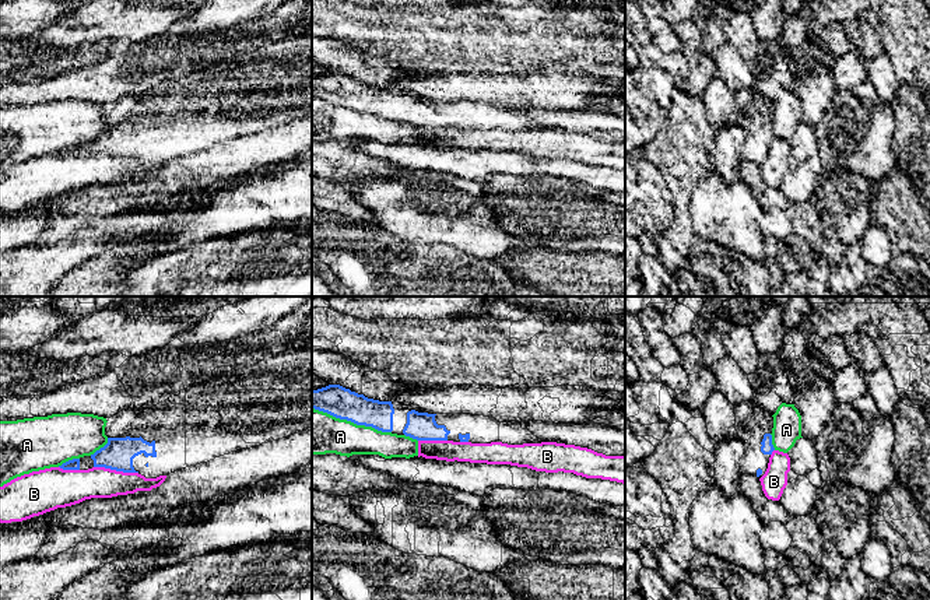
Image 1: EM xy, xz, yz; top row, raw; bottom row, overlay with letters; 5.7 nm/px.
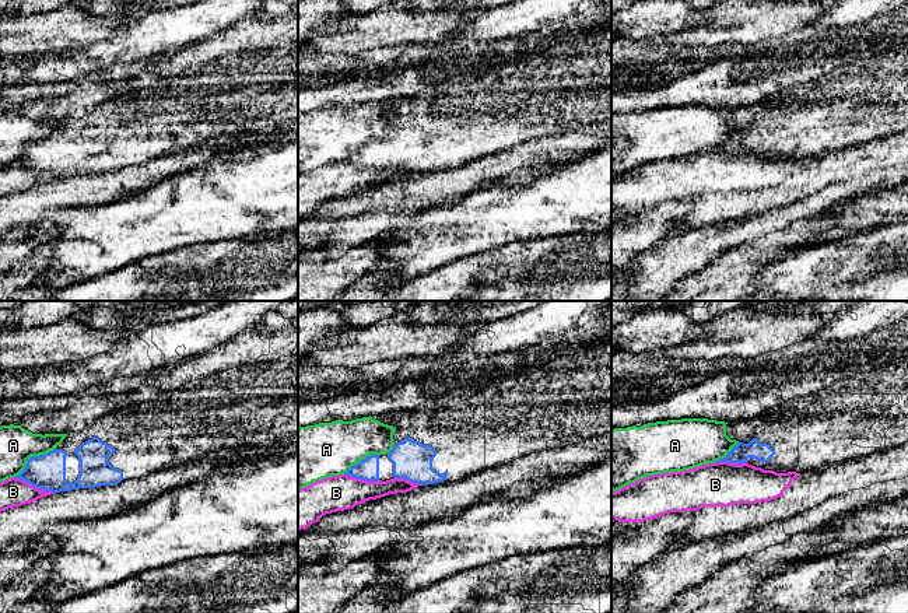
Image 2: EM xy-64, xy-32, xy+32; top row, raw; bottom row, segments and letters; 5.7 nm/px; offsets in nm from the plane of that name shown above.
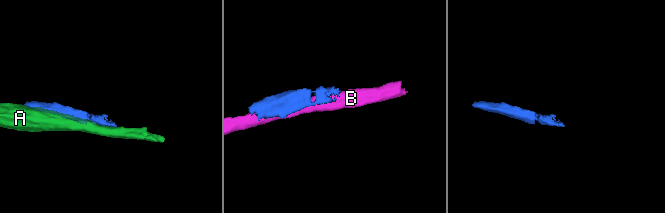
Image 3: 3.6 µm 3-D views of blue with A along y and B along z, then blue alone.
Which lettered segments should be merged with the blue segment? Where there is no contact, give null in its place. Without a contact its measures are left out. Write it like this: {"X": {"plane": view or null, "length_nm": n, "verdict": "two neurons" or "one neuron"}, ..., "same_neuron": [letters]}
{"A": {"plane": "xz", "length_nm": 480, "verdict": "two neurons"}, "B": {"plane": "xy", "length_nm": 260, "verdict": "two neurons"}, "same_neuron": []}

